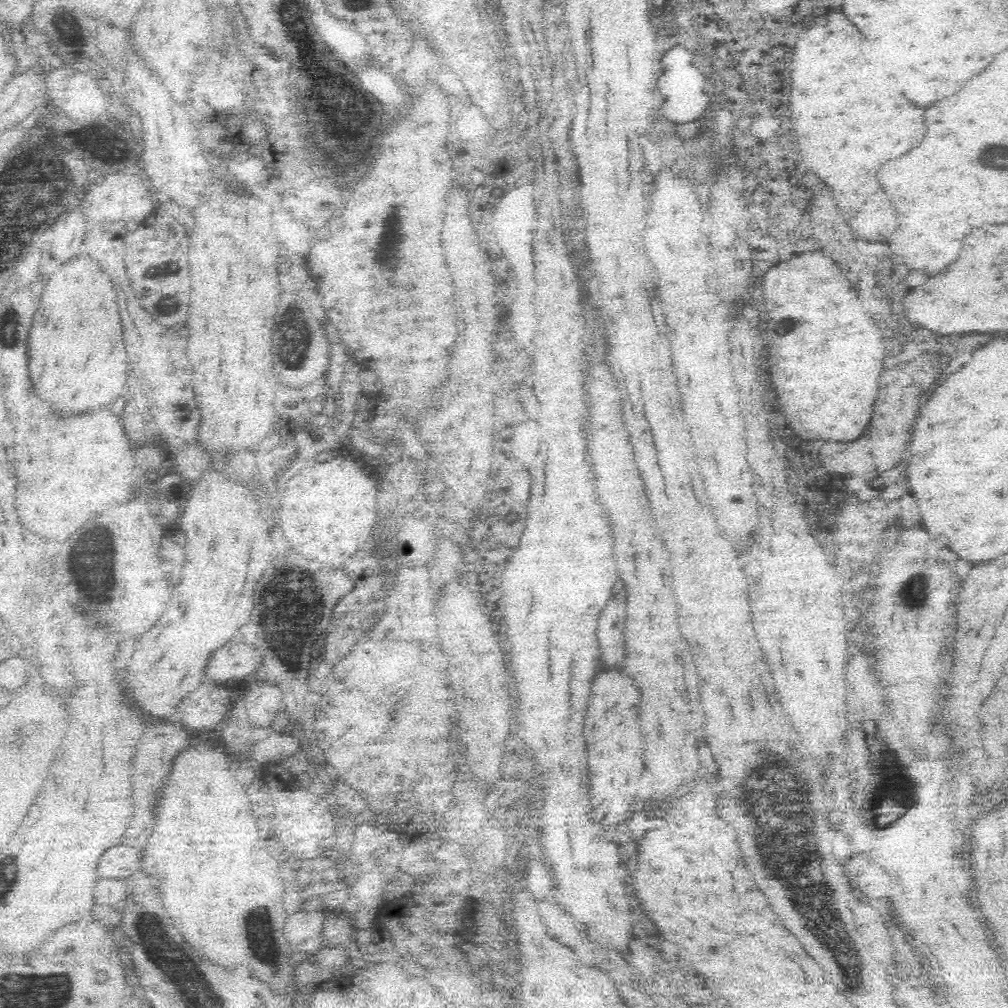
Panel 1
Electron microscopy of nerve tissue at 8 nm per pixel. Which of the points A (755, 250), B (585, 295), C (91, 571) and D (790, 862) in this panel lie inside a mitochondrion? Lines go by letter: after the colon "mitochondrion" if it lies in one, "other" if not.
A: other
B: other
C: mitochondrion
D: mitochondrion

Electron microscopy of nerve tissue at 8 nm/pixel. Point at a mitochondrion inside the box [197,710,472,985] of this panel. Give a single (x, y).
(261, 945)

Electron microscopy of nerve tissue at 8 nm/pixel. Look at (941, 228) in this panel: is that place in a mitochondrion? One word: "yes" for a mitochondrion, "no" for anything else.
no

